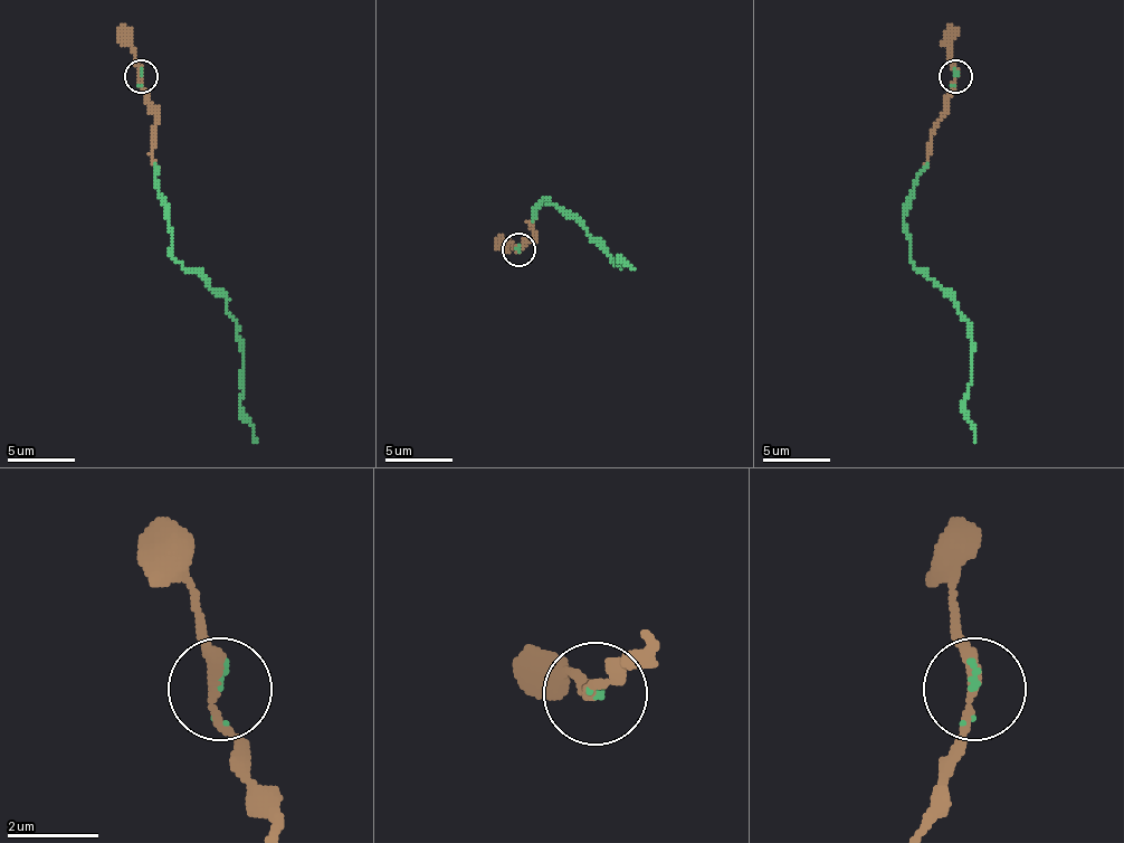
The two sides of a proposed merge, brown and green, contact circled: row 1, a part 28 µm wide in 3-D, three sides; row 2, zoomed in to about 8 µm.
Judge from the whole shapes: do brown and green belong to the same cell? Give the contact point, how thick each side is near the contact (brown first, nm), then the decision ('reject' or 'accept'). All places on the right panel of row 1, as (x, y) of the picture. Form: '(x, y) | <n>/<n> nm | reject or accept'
(955, 76) | 240/70 nm | accept

